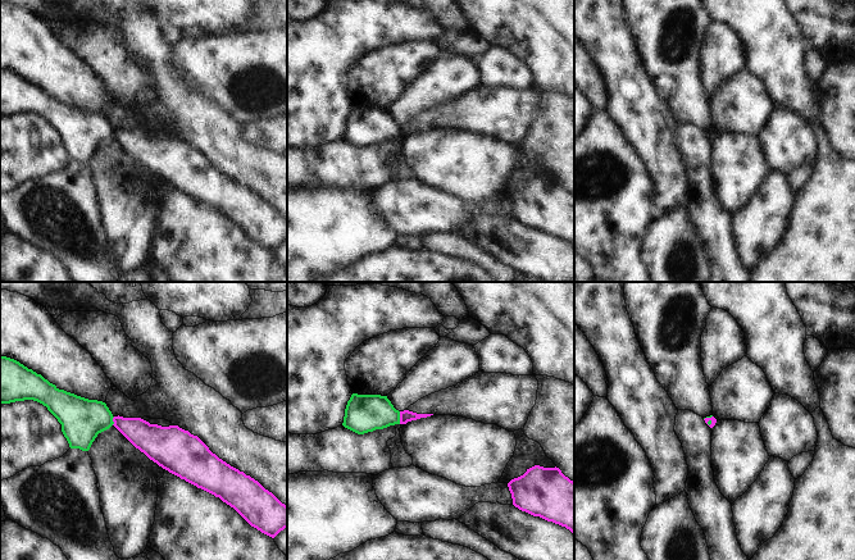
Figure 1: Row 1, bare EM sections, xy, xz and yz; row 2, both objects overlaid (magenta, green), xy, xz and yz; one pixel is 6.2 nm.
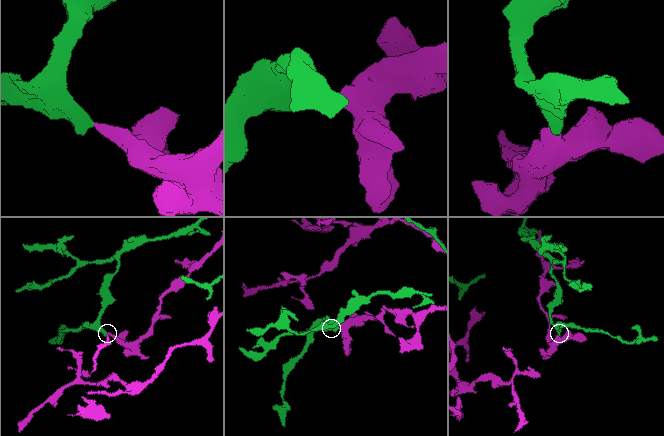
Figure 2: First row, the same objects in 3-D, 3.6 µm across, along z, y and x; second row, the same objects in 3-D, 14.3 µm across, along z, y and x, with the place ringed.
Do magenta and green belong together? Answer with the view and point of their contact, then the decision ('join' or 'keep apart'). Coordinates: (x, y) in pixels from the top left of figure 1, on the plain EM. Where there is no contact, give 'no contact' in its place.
meets magenta in xz at (400, 131); keep apart

